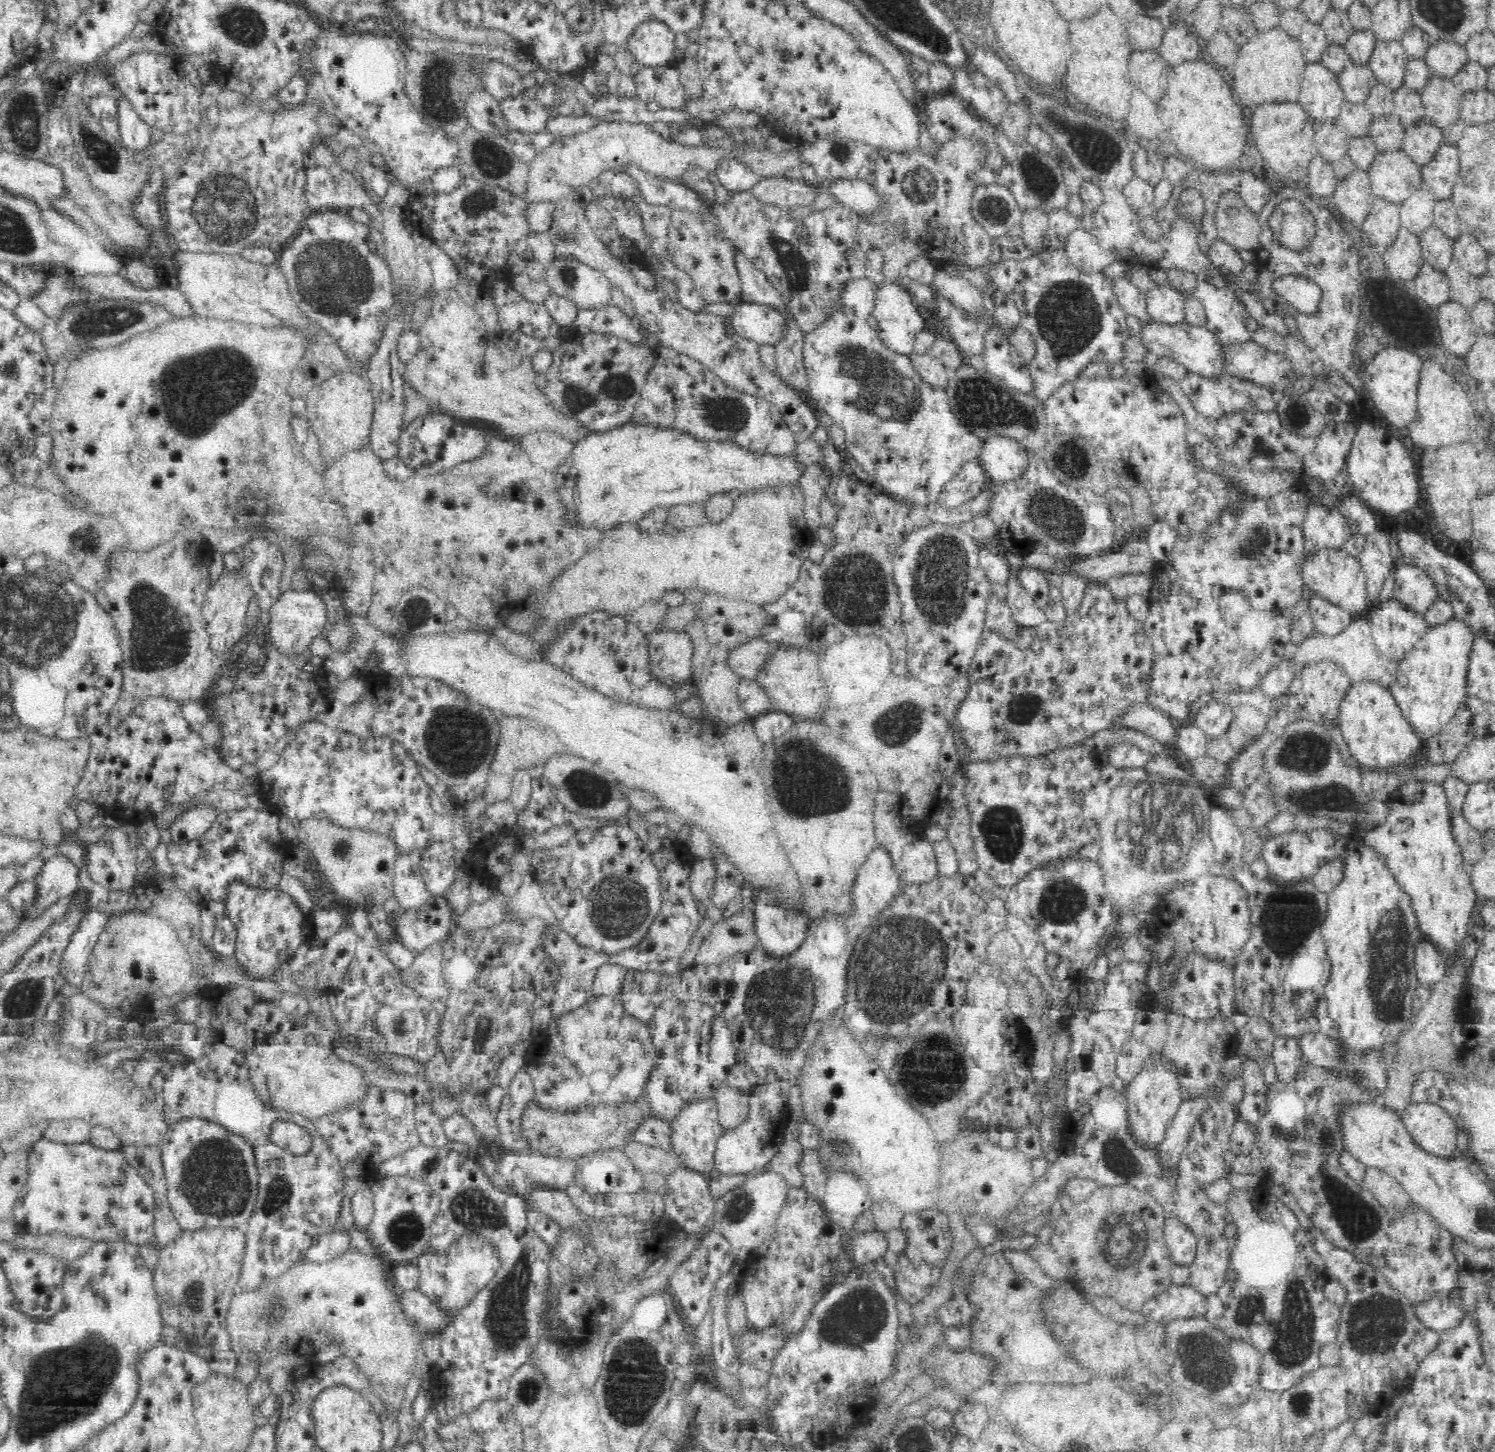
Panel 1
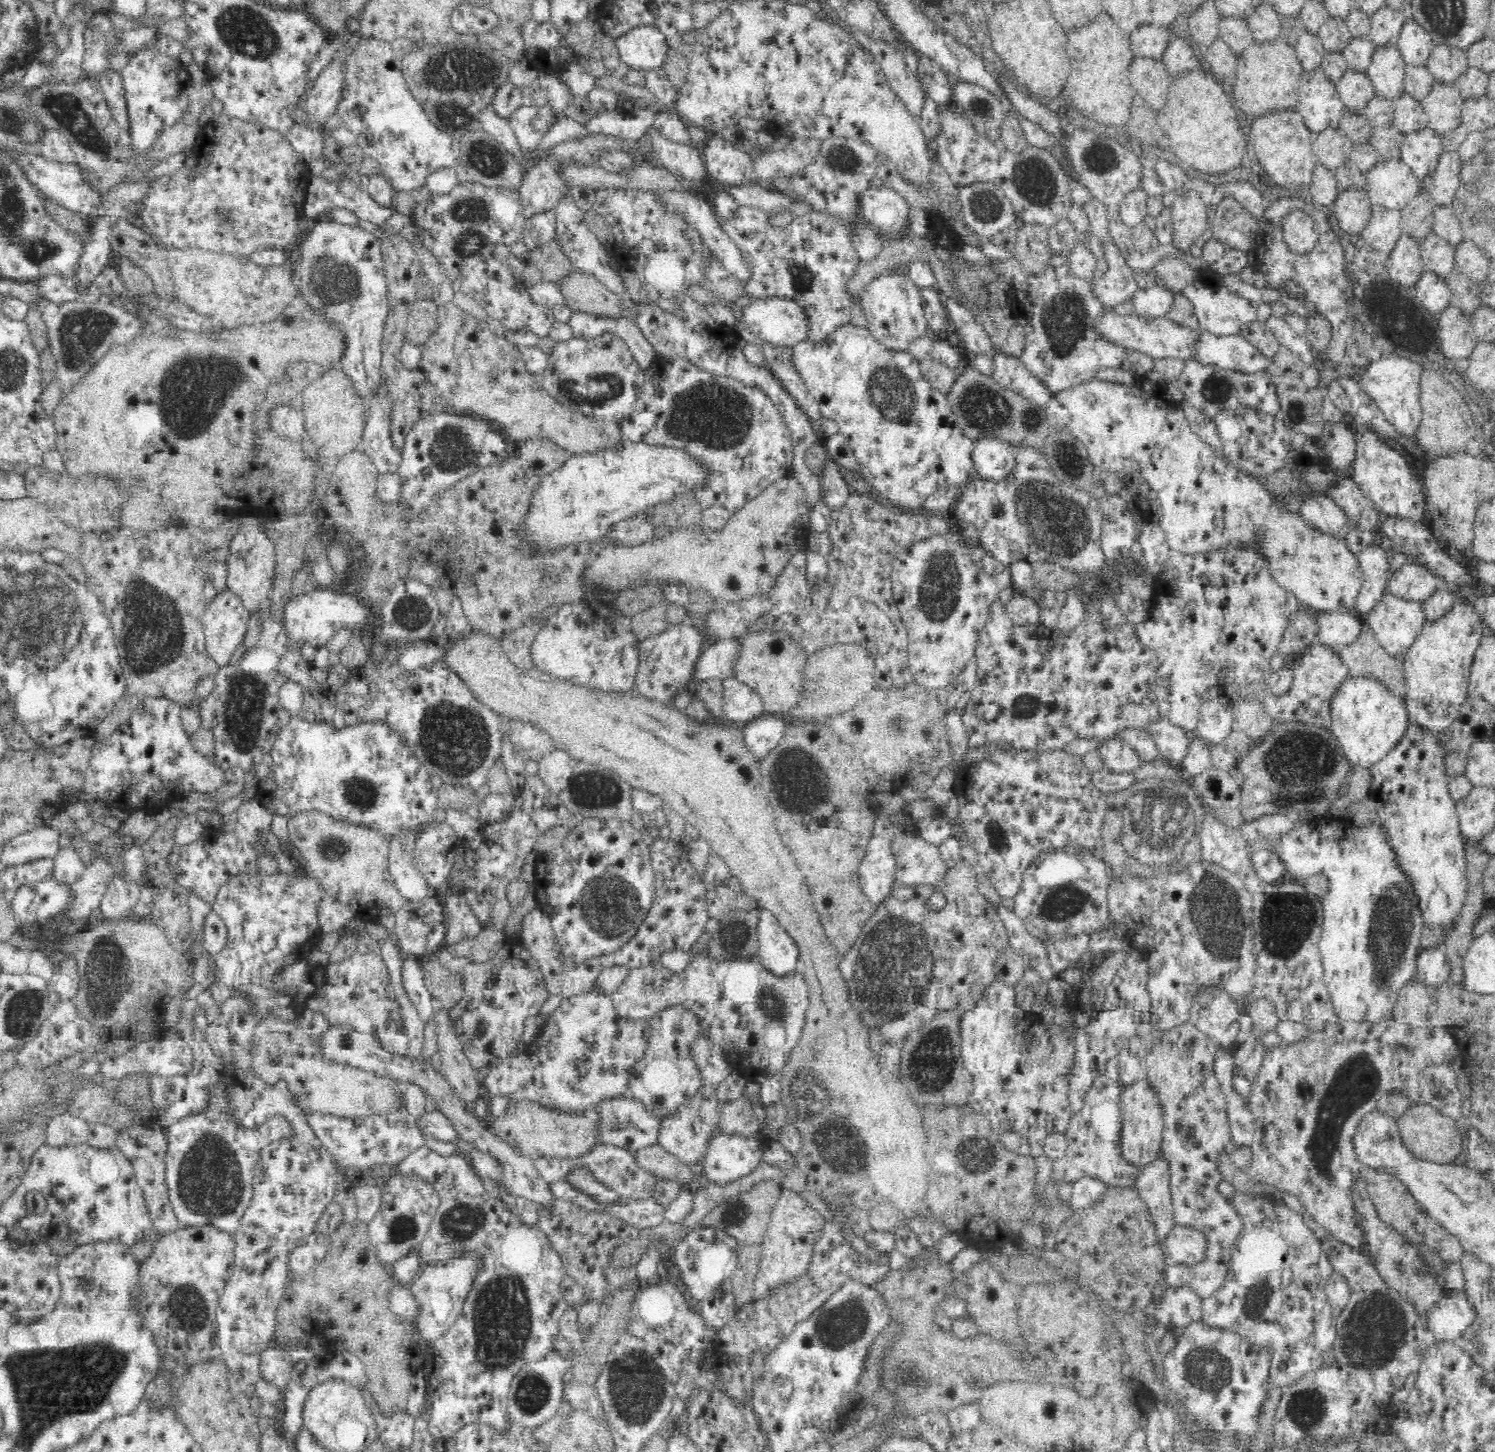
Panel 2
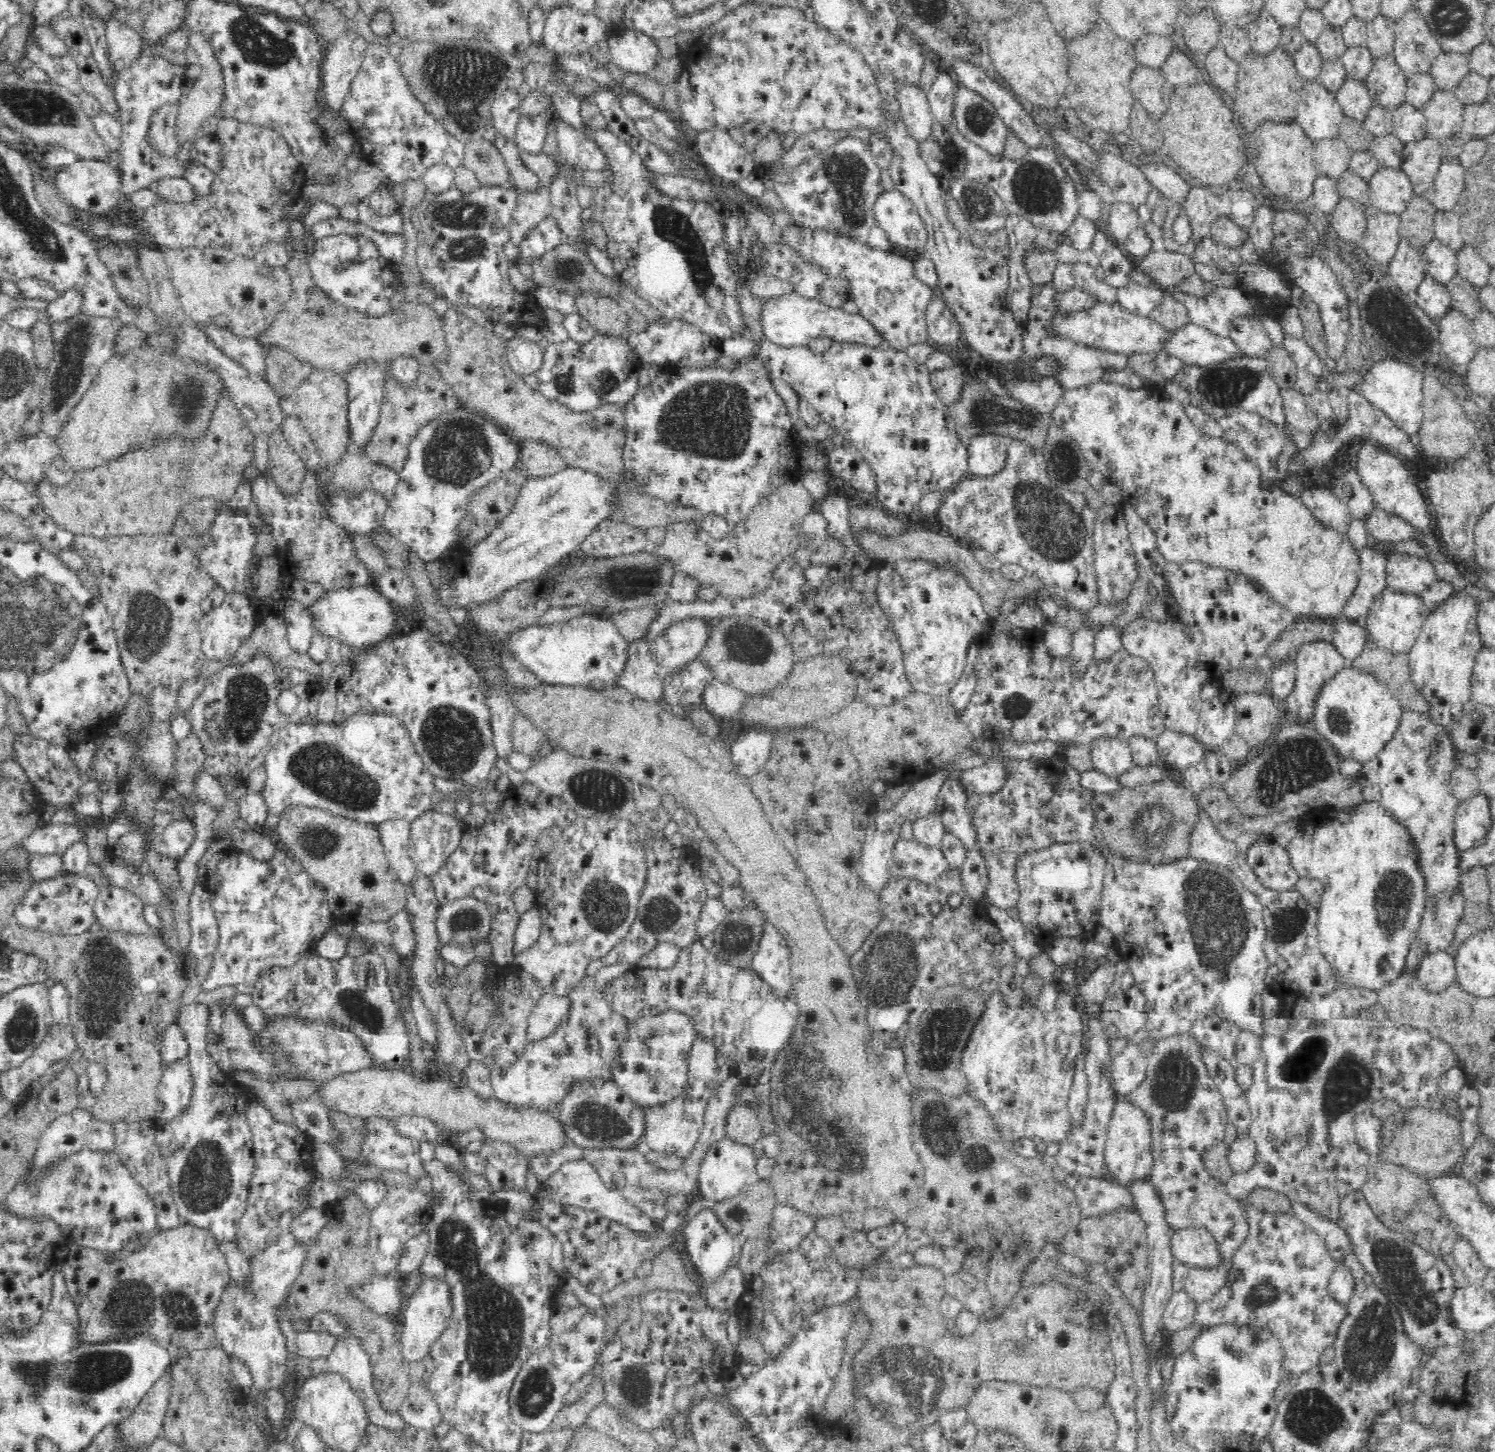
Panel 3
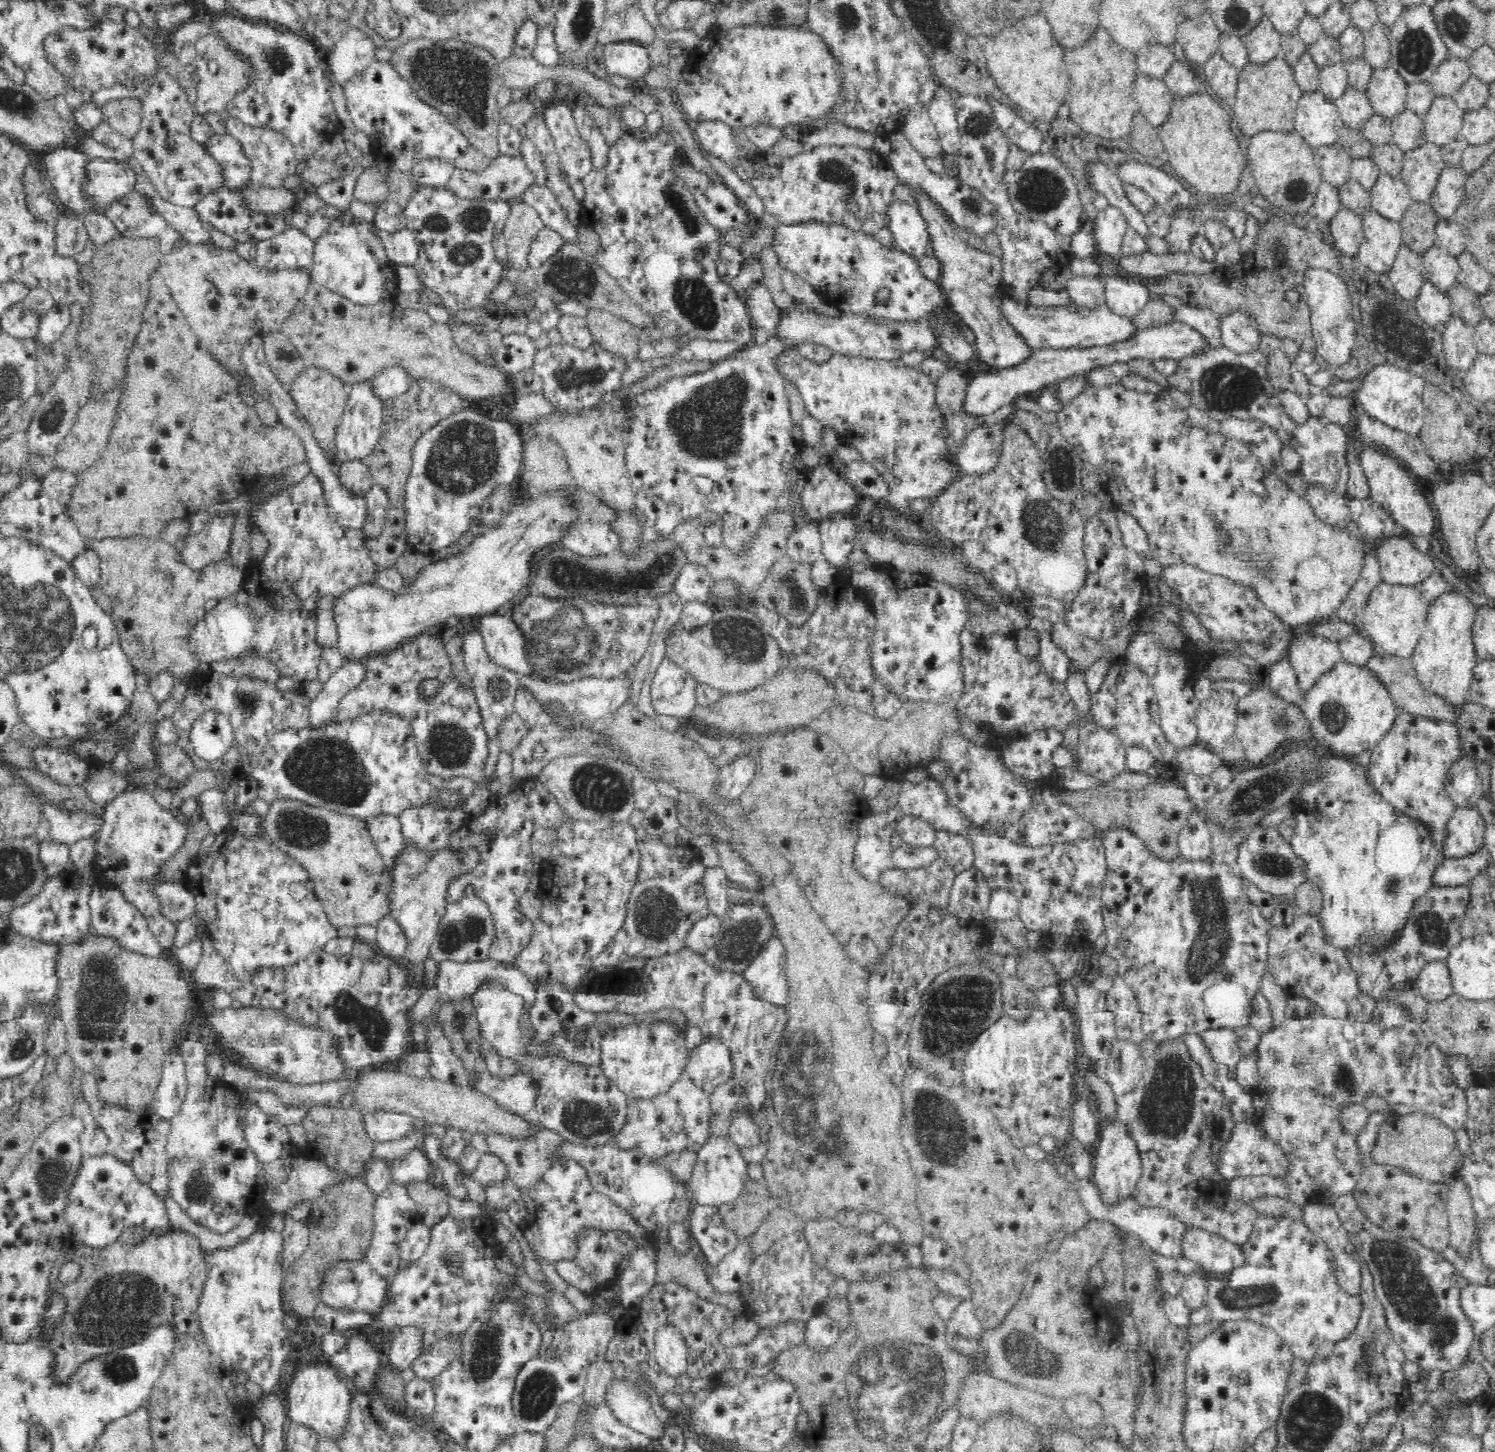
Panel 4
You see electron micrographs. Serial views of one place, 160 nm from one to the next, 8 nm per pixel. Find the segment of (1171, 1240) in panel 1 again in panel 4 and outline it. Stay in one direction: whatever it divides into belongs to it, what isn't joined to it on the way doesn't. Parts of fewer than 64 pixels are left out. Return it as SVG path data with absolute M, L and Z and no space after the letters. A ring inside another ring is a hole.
M1189 1226L1179 1248L1184 1259L1196 1262L1207 1274L1229 1273L1243 1261L1240 1246L1200 1227Z

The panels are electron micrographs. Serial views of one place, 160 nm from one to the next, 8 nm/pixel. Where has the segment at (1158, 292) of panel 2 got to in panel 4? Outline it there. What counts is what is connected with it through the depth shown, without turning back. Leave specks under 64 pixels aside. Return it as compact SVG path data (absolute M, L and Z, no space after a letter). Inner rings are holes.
M1124 274L1109 277L1105 283L1105 304L1120 316L1134 318L1150 300L1148 285L1133 282Z

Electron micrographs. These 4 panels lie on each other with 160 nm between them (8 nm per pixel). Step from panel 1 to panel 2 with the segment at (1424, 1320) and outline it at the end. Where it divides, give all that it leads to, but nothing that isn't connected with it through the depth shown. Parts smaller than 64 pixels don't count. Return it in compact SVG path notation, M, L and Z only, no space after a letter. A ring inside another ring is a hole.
M1452 1291L1440 1297L1422 1316L1434 1333L1438 1345L1453 1340L1466 1330L1477 1315L1464 1291Z

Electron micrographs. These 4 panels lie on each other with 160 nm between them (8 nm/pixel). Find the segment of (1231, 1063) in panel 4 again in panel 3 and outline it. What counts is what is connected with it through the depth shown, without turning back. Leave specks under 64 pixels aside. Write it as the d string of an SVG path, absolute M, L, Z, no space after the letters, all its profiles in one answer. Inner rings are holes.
M1212 1014L1212 1016L1198 1018L1190 1032L1203 1048L1232 1058L1241 1031L1242 1029L1234 1022Z

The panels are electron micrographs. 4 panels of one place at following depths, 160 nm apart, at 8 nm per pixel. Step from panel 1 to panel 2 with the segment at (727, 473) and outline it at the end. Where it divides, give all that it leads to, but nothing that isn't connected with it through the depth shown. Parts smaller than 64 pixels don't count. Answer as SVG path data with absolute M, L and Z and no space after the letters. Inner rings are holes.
M621 438L611 447L570 454L561 466L541 475L540 486L526 516L527 532L541 548L558 548L560 544L584 540L594 542L654 504L706 488L710 476L712 469L694 457L690 449Z

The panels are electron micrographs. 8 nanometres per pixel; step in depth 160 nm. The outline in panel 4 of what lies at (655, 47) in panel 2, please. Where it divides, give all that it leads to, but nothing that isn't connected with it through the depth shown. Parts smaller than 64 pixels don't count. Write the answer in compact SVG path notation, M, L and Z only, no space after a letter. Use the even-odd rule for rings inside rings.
M621 40L605 42L604 45L604 59L608 74L642 82L645 74L651 70L651 49L640 46L640 42Z

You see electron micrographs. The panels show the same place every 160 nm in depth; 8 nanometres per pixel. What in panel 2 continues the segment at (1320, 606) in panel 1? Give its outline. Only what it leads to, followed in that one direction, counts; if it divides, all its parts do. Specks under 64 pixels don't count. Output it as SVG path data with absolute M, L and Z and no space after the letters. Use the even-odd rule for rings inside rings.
M1322 610L1315 613L1315 620L1317 623L1317 642L1322 645L1327 645L1336 650L1340 645L1352 642L1357 634L1360 632L1362 625L1362 617L1355 612L1339 612Z

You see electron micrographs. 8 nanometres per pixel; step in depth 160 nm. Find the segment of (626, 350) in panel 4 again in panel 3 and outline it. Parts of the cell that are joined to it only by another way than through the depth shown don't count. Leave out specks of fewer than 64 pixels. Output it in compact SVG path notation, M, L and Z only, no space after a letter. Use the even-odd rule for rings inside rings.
M592 292L576 296L575 310L605 336L621 337L628 320L618 301Z

